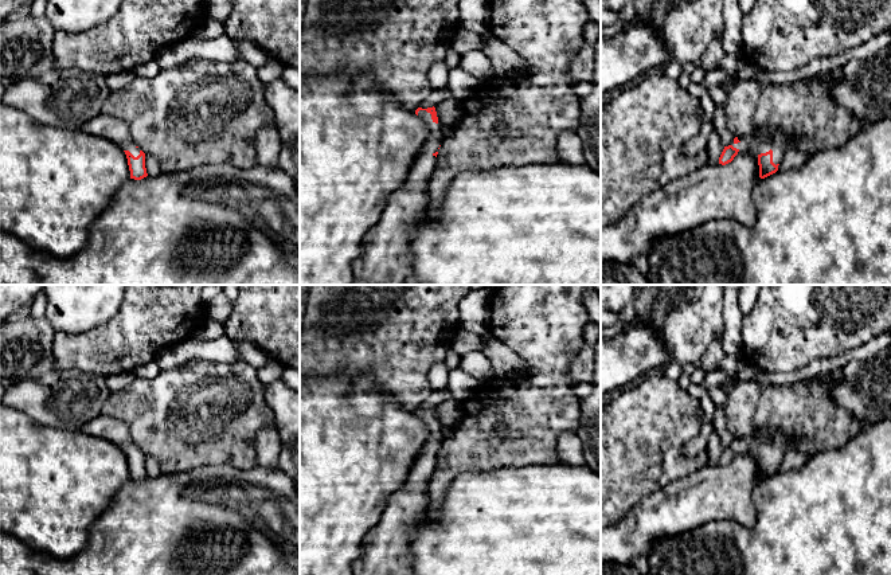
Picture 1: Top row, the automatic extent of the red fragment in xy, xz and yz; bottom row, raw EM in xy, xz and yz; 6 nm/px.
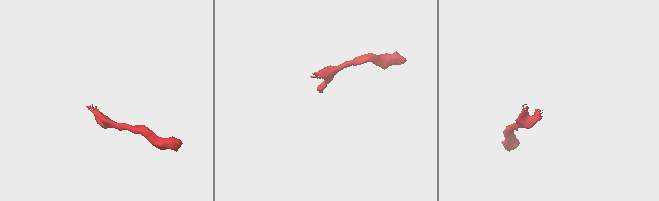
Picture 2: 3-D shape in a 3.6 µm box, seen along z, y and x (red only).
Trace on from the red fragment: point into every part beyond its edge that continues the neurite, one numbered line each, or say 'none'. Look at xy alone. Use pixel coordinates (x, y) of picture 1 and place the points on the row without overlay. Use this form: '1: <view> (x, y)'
1: xy (102, 426)

